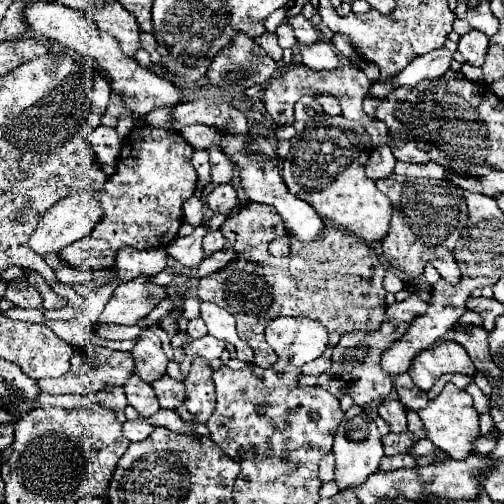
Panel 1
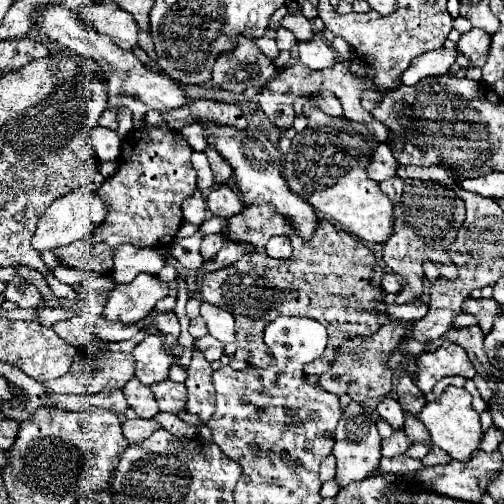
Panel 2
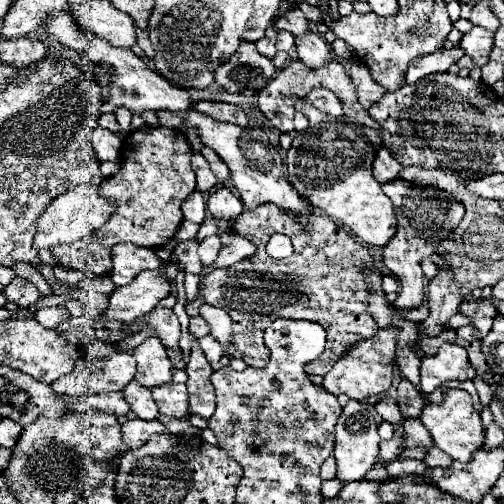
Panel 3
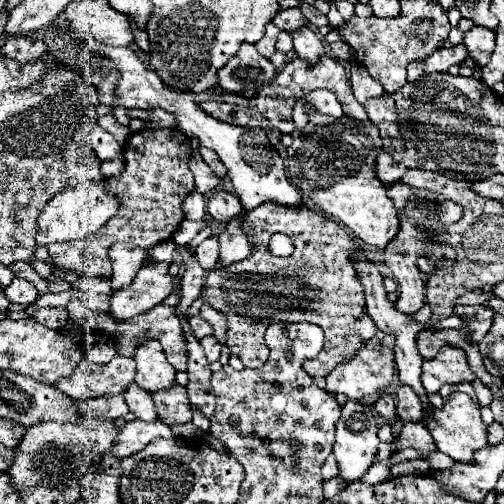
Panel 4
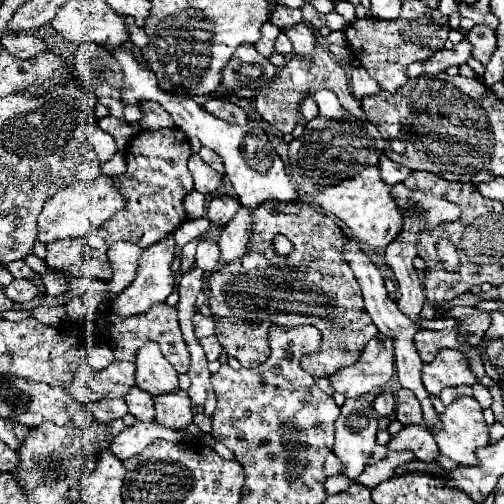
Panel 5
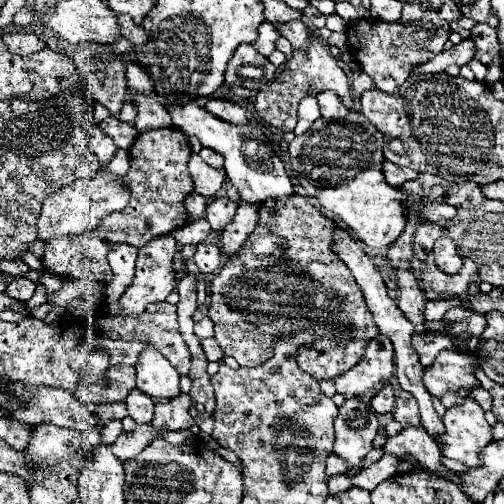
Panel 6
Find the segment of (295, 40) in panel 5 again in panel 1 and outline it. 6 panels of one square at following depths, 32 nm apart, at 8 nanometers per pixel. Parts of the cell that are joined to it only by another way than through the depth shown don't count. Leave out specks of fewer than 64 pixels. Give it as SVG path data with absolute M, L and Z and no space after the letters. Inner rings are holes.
M318 40L308 48L300 46L300 54L302 54L302 64L312 70L332 70L338 68L340 64L340 58L334 54L334 48L322 40Z

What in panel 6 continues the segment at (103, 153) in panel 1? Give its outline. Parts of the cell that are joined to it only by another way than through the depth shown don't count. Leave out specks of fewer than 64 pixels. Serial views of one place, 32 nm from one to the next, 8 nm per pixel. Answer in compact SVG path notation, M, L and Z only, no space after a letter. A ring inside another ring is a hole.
M98 126L92 128L92 132L90 132L90 136L88 136L88 146L90 146L92 152L98 156L98 160L100 160L102 166L106 166L106 164L112 160L114 152L116 152L116 146L114 146L112 138L110 138L108 134L104 134Z

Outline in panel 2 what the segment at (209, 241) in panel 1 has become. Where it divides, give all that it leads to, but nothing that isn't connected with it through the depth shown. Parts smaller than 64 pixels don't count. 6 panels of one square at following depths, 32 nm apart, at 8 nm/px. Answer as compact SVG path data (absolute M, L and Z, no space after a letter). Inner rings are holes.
M210 234L202 240L202 246L200 246L200 254L204 258L204 262L212 260L212 256L216 256L216 252L222 248L224 240L222 240L222 234Z

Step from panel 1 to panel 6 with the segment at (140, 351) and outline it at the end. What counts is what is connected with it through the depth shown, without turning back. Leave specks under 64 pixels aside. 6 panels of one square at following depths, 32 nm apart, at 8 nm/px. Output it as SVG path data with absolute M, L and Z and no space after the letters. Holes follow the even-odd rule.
M146 348L136 364L136 388L152 400L174 400L180 396L180 376L174 366L156 350Z

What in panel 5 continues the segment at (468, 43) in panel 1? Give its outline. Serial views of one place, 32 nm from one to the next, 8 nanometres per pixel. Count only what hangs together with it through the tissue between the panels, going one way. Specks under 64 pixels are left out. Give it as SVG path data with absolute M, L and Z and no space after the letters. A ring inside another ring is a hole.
M476 24L466 38L472 44L472 56L482 64L488 64L492 52L496 50L496 30L488 28L486 24Z

